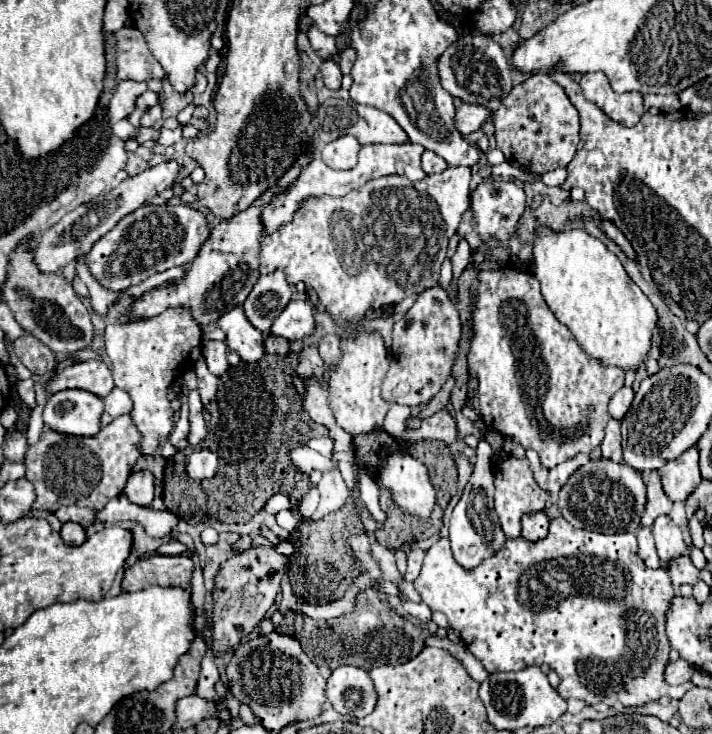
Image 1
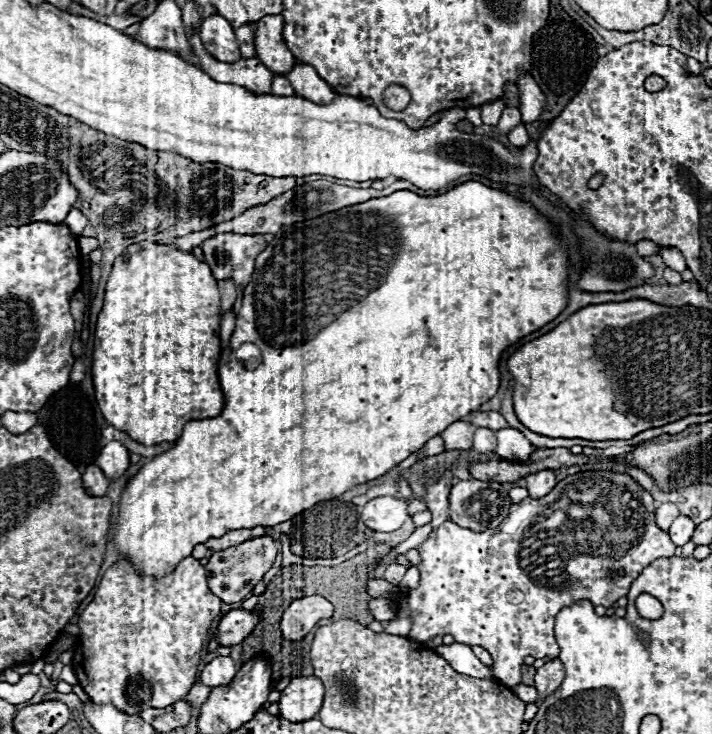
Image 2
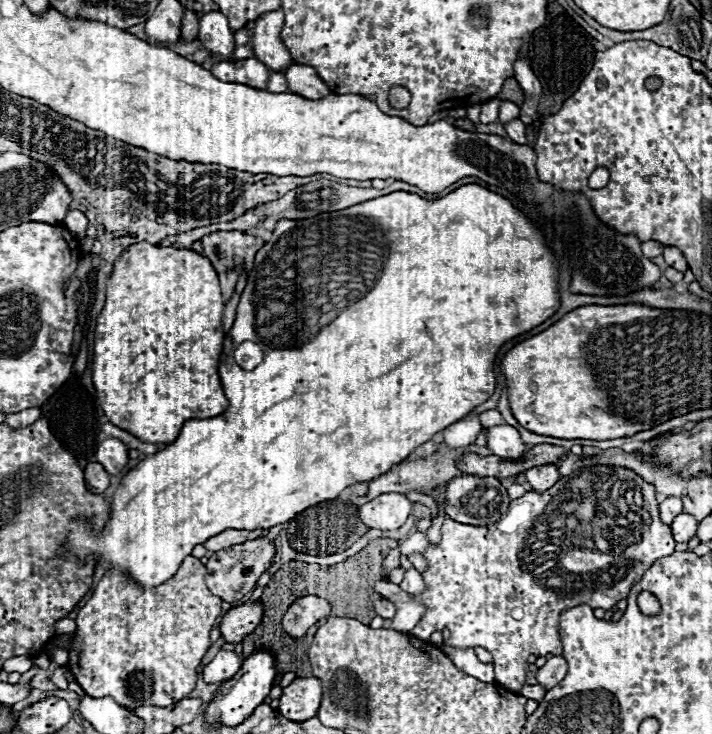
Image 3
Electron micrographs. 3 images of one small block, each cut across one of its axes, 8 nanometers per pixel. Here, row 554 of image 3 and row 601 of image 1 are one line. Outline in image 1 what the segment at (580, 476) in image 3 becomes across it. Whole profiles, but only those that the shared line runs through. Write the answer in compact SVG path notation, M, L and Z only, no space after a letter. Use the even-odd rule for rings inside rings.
M554 518L550 520L550 532L544 540L536 540L530 542L522 536L508 538L504 542L504 546L490 558L482 560L476 568L466 570L464 566L460 566L450 550L450 540L448 538L440 538L436 544L432 544L426 550L424 562L422 562L422 570L420 576L414 580L414 588L420 592L422 600L430 606L430 610L438 610L444 612L448 616L448 622L454 630L460 632L462 642L466 644L466 648L484 664L484 668L488 670L488 674L492 674L494 670L498 672L512 672L512 670L522 670L526 666L542 666L548 664L558 676L560 676L560 696L564 700L568 698L580 698L590 706L596 706L596 702L604 702L608 706L612 706L616 700L622 702L624 706L642 706L646 702L658 700L660 696L668 696L671 699L679 700L686 690L692 688L692 682L689 685L671 686L664 682L664 666L668 664L668 652L670 652L670 644L664 632L664 612L668 612L668 600L674 596L674 588L672 582L668 580L668 572L664 572L664 568L648 568L640 556L638 556L638 548L636 548L636 536L630 532L624 534L598 534L598 532L588 532L588 530L578 530L574 528L570 522L566 522L564 518ZM600 662L606 662L606 666L612 666L610 670L618 670L620 674L620 682L612 676L612 674L600 674L602 670L598 670Z

